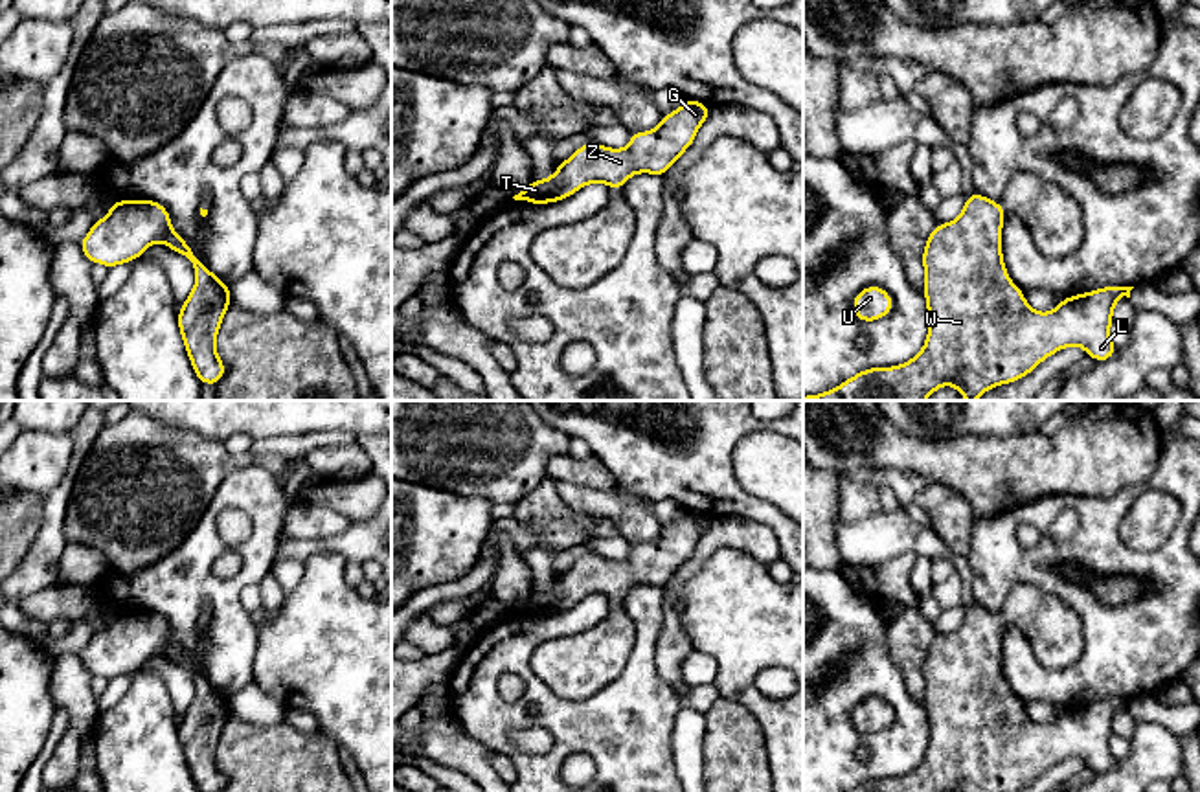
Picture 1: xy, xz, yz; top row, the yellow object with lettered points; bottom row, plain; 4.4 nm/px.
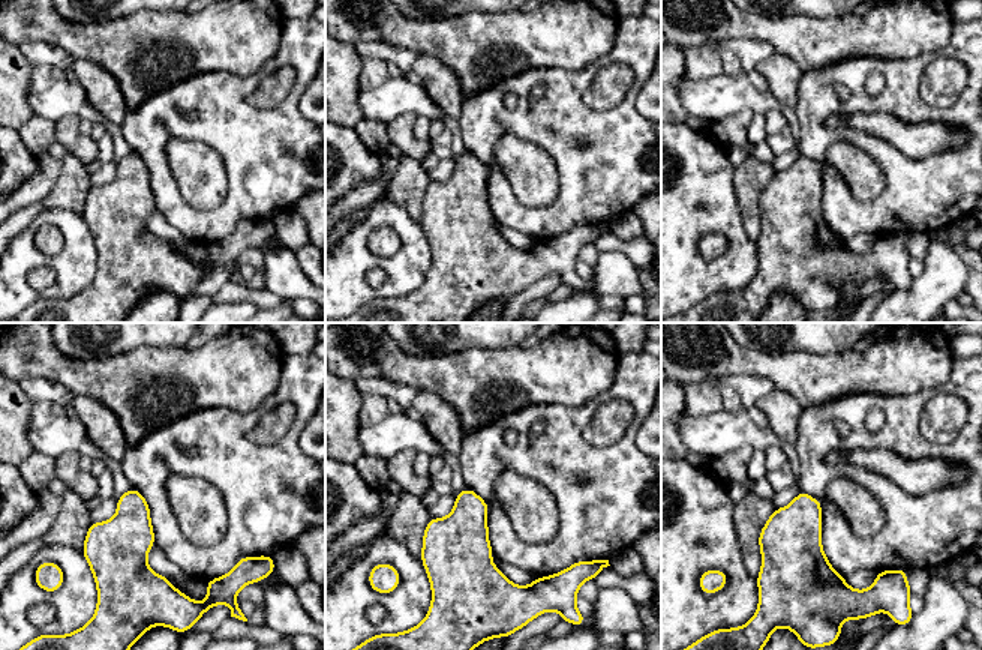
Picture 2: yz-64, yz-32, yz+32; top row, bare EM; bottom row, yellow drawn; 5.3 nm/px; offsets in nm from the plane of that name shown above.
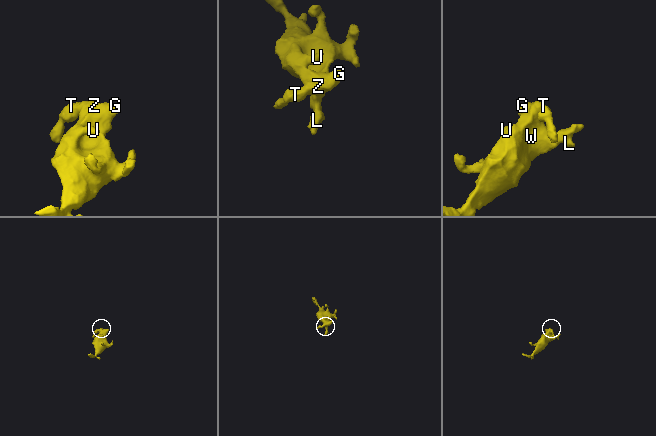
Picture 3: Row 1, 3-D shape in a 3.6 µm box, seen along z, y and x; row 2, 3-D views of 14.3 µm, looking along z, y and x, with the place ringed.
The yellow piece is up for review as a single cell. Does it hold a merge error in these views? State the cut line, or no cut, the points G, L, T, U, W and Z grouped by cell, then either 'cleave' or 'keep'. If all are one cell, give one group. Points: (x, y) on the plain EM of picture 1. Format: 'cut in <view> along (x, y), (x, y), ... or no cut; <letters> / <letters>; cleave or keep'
no cut; G L T U W Z; keep

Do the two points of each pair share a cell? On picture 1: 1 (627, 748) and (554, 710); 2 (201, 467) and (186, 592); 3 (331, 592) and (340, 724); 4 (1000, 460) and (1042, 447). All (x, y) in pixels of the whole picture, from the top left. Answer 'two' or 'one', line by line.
1: one
2: two
3: one
4: one

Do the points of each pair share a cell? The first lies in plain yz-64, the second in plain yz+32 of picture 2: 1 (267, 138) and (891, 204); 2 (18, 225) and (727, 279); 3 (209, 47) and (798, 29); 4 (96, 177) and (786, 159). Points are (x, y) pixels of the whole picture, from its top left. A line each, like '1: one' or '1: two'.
1: one
2: two
3: one
4: one

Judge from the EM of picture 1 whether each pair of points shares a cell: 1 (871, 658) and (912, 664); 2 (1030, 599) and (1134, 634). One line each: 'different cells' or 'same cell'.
1: different cells
2: different cells

